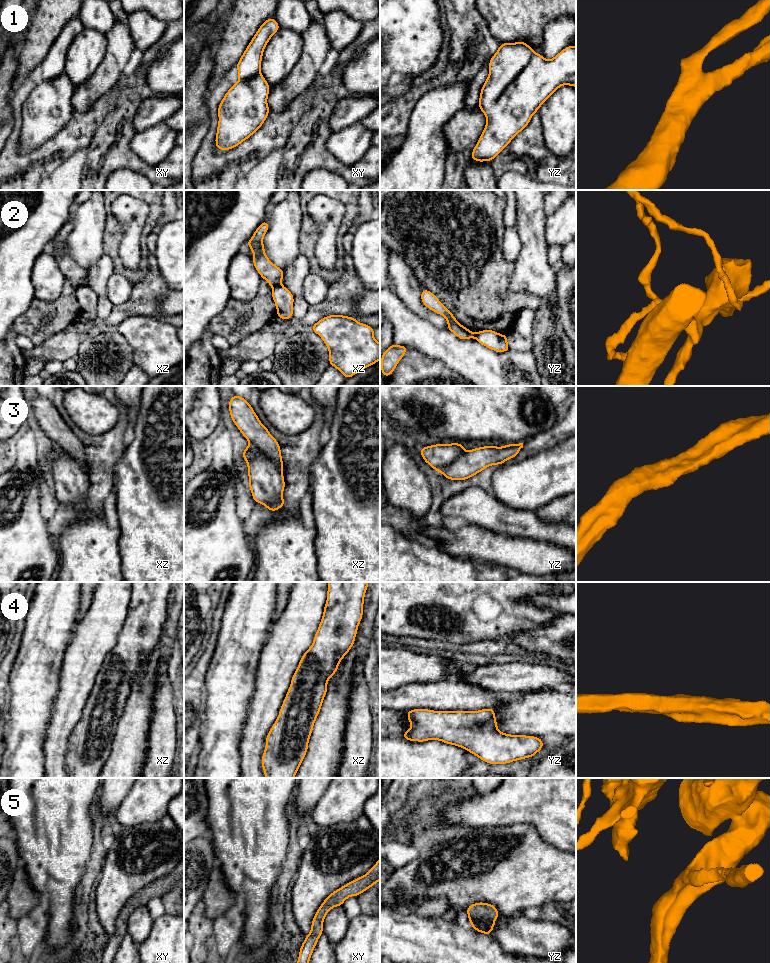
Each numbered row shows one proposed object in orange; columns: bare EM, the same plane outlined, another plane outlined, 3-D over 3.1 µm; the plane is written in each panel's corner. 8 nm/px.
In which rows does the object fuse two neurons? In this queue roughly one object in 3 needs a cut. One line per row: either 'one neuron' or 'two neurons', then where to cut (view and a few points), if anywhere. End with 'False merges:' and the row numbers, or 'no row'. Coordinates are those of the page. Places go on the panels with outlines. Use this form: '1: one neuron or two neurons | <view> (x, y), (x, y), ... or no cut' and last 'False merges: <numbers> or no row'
1: one neuron | no cut
2: two neurons | xz (279, 283), (273, 287)
3: one neuron | no cut
4: one neuron | no cut
5: one neuron | no cut
False merges: 2

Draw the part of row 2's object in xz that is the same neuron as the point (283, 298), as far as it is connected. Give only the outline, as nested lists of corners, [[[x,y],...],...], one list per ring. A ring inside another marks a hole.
[[[282,284],[273,287],[272,298],[277,309],[277,317],[283,320],[289,320],[293,317],[293,294]]]

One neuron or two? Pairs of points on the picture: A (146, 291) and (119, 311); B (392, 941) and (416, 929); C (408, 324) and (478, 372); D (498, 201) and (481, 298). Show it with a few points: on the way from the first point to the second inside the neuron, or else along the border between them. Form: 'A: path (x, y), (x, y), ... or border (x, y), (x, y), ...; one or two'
A: path (139, 298), (126, 310); one
B: path (398, 936), (410, 935); one
C: path (425, 337), (437, 344), (444, 345), (461, 356); one
D: path (487, 225), (485, 250), (481, 254), (482, 274); one

